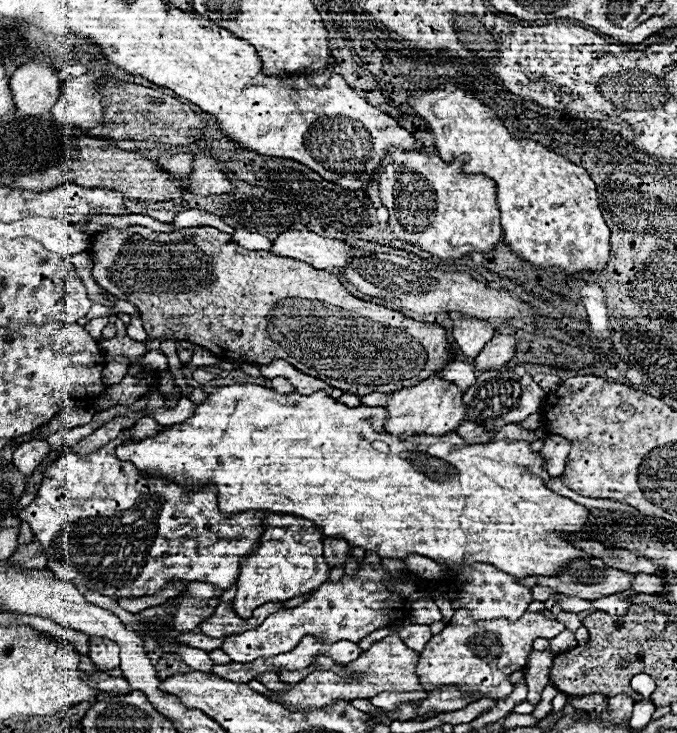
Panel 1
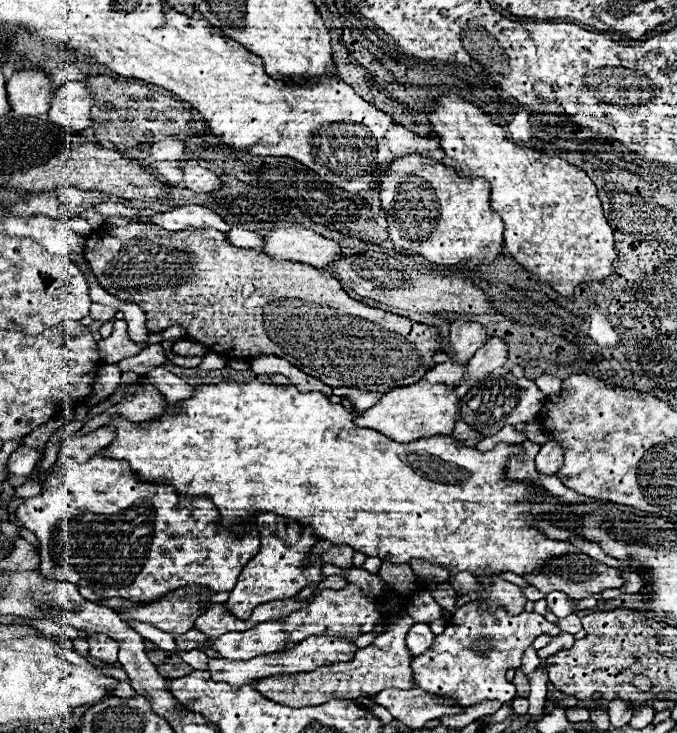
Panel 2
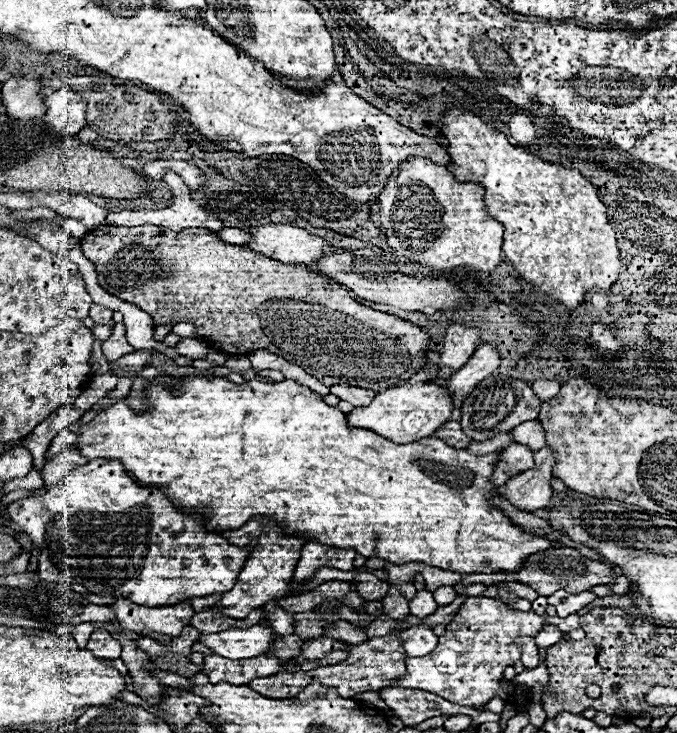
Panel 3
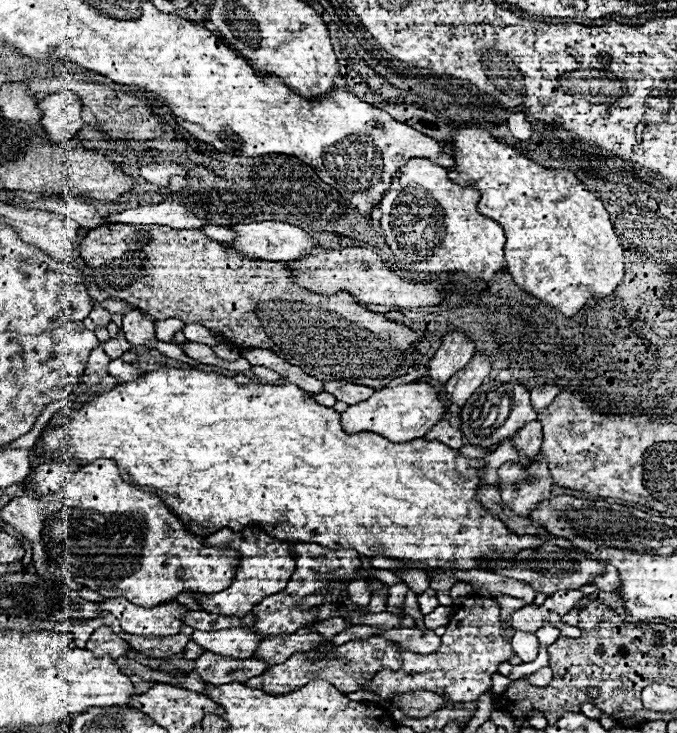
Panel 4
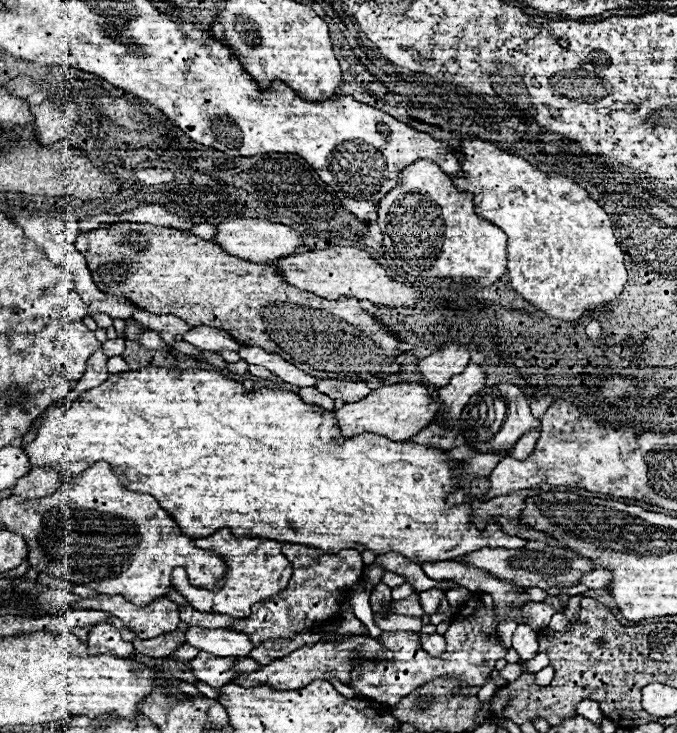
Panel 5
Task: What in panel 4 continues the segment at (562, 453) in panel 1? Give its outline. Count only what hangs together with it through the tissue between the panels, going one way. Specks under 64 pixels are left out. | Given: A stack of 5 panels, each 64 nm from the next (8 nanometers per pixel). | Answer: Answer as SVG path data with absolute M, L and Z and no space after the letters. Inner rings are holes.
M544 460L534 462L528 470L530 476L538 478L532 484L508 484L502 488L502 504L508 504L508 508L516 514L526 516L536 504L538 500L546 500L552 492L552 480L548 476L548 464L544 464Z

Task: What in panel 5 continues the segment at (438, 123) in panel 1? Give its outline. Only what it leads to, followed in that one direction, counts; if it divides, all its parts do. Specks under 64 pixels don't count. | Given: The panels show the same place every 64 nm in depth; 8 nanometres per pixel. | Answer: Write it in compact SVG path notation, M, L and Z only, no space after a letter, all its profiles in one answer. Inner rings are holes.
M464 138L462 154L464 156L460 158L460 162L464 178L474 182L454 182L454 186L460 192L472 192L474 212L506 232L510 284L524 300L552 318L574 322L582 318L582 314L592 306L604 308L622 294L628 282L622 250L618 248L612 234L608 214L598 206L596 200L590 198L584 188L574 184L572 178L564 174L544 174L524 158L498 150L484 140Z

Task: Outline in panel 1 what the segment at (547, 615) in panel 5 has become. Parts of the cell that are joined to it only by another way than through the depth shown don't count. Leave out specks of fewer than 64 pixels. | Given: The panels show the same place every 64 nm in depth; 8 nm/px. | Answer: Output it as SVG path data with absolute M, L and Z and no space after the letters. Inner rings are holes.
M456 610L454 616L452 616L452 620L446 624L446 628L440 634L432 636L432 640L426 644L424 652L418 658L418 664L416 664L418 670L416 670L416 674L418 674L418 680L420 680L422 688L428 690L428 692L444 688L444 686L456 686L462 694L480 694L482 698L488 698L488 696L494 698L496 694L498 696L502 696L502 694L508 696L510 692L506 692L502 688L496 692L496 686L500 686L502 682L506 682L512 672L518 672L518 670L524 668L526 658L532 652L532 642L536 638L550 640L550 638L558 636L560 632L564 632L564 624L562 622L548 620L542 614L538 614L538 612L526 612L516 622L510 622L510 620L504 620L504 618L474 622L470 618L470 610Z

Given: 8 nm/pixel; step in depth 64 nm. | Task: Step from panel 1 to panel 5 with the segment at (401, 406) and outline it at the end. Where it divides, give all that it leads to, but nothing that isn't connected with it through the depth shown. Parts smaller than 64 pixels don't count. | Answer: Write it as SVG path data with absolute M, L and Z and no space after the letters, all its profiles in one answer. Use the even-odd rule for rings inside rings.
M402 382L402 384L382 386L378 390L372 390L366 398L358 402L344 404L340 410L334 410L334 418L344 438L354 438L358 434L372 432L392 442L402 442L412 438L422 428L426 428L436 418L436 412L438 404L430 398L428 390L422 384Z

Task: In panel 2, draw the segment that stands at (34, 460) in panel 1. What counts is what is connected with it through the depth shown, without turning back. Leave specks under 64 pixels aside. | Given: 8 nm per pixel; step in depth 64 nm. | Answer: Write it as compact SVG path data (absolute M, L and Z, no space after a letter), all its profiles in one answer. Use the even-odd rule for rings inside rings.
M20 446L10 454L10 458L6 462L6 472L14 474L14 476L30 476L40 458L42 458L42 452Z

